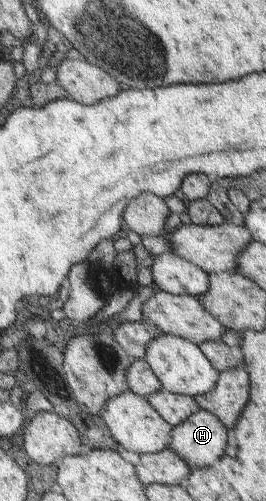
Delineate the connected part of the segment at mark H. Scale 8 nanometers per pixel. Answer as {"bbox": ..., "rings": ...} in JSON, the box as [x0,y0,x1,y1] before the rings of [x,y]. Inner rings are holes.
{"bbox":[168,409,227,471],"rings":[[[199,409],[185,422],[172,428],[168,448],[186,460],[190,471],[210,466],[224,454],[227,429],[214,413]]]}

